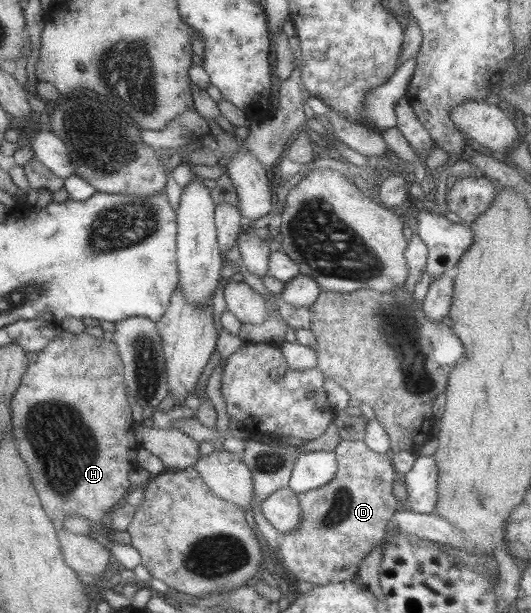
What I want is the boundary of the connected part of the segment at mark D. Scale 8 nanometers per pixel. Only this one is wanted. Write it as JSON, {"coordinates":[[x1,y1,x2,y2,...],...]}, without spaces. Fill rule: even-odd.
{"coordinates":[[340,440,333,453,337,463,333,479,320,488,296,494,301,508,301,521,297,523,297,527,283,533,282,543,278,546,277,556,286,568,285,572,293,574,299,582,309,582,313,586,337,583,357,575,361,559,375,545,382,546,387,539,385,526,397,505,392,491,397,473,393,470,389,455,375,453,365,446,363,440]]}

